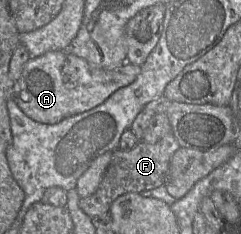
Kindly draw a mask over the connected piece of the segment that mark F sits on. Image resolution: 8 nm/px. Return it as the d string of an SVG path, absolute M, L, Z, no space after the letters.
M171 132L155 144L139 141L131 150L116 149L113 151L111 162L98 189L91 196L80 198L79 207L90 218L96 217L108 213L113 201L123 194L130 192L140 193L164 185L169 171L170 160L179 148L180 145Z

